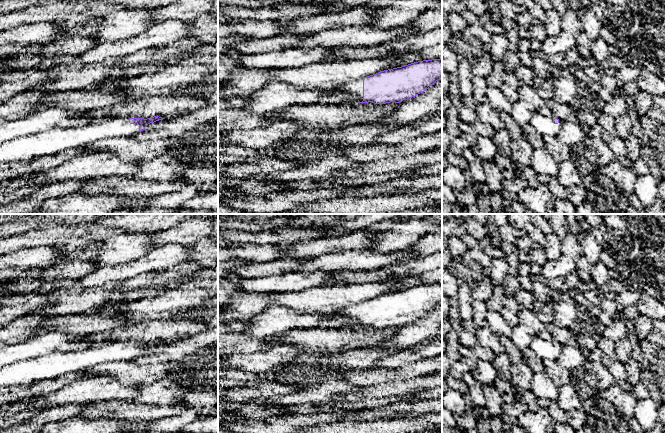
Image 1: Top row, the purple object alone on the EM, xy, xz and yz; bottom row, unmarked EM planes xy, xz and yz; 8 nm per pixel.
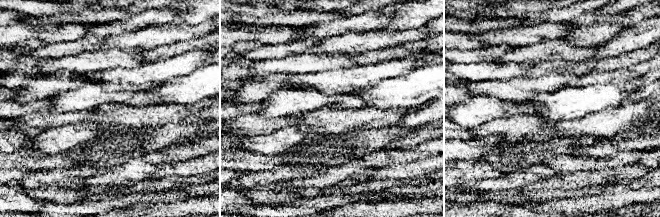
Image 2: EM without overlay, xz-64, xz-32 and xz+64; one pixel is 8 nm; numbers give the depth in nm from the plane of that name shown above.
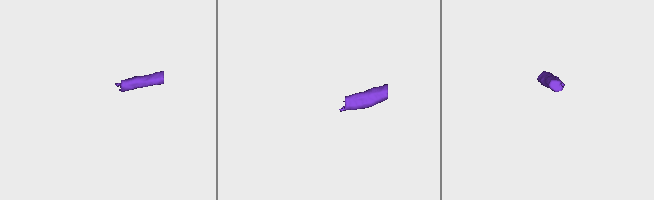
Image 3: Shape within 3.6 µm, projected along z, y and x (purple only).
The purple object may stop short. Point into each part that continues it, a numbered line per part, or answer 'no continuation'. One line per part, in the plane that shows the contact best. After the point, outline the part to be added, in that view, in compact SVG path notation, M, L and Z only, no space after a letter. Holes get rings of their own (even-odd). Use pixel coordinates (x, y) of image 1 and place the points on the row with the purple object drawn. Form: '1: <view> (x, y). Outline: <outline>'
1: xz (353, 86). Outline: M363 78L350 80L344 84L337 85L336 88L340 91L354 93L356 98L352 101L346 101L340 104L356 104L363 101Z

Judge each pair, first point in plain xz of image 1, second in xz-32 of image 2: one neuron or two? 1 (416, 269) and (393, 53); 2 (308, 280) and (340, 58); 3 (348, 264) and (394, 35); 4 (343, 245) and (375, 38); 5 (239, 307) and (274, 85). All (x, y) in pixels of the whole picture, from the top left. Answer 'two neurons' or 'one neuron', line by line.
1: one neuron
2: one neuron
3: one neuron
4: two neurons
5: one neuron

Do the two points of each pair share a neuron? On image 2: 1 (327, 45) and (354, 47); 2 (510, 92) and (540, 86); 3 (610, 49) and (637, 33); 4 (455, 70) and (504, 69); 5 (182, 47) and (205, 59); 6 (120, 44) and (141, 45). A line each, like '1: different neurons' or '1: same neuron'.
1: same neuron
2: same neuron
3: same neuron
4: same neuron
5: different neurons
6: same neuron

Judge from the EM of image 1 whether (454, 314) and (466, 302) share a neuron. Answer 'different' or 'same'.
same

